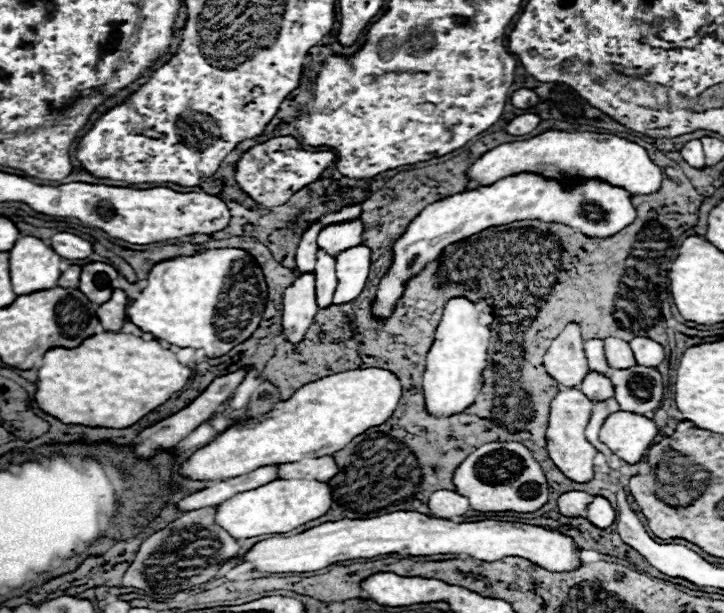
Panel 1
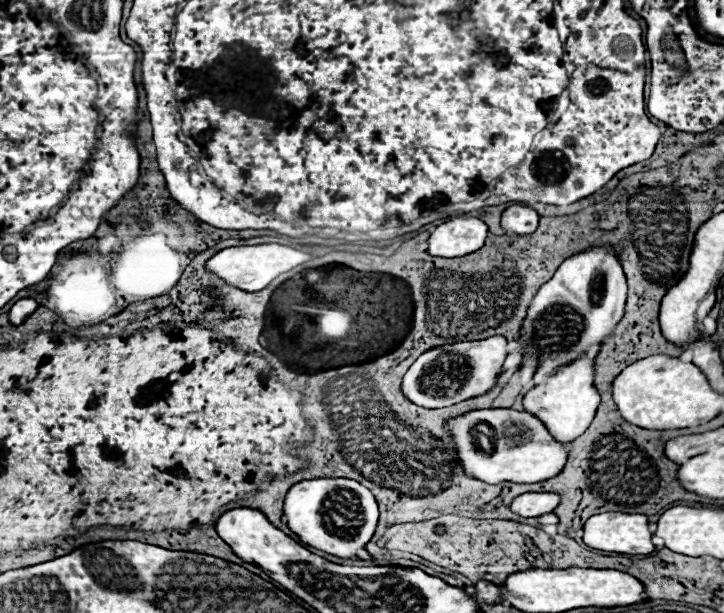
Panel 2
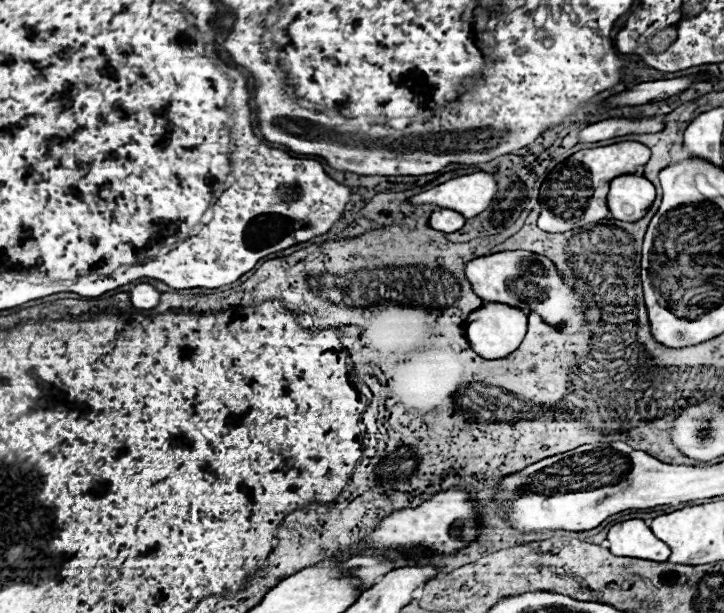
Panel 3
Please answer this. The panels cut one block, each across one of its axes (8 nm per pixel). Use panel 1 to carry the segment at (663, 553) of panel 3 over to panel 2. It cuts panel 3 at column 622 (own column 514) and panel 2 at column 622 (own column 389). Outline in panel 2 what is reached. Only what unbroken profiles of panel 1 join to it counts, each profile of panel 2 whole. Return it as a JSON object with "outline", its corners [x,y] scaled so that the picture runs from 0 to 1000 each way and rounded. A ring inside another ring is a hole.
{"outline":[[[820,838],[807,855],[807,887],[854,904],[903,900],[901,868],[895,865],[895,845],[890,838]]]}

